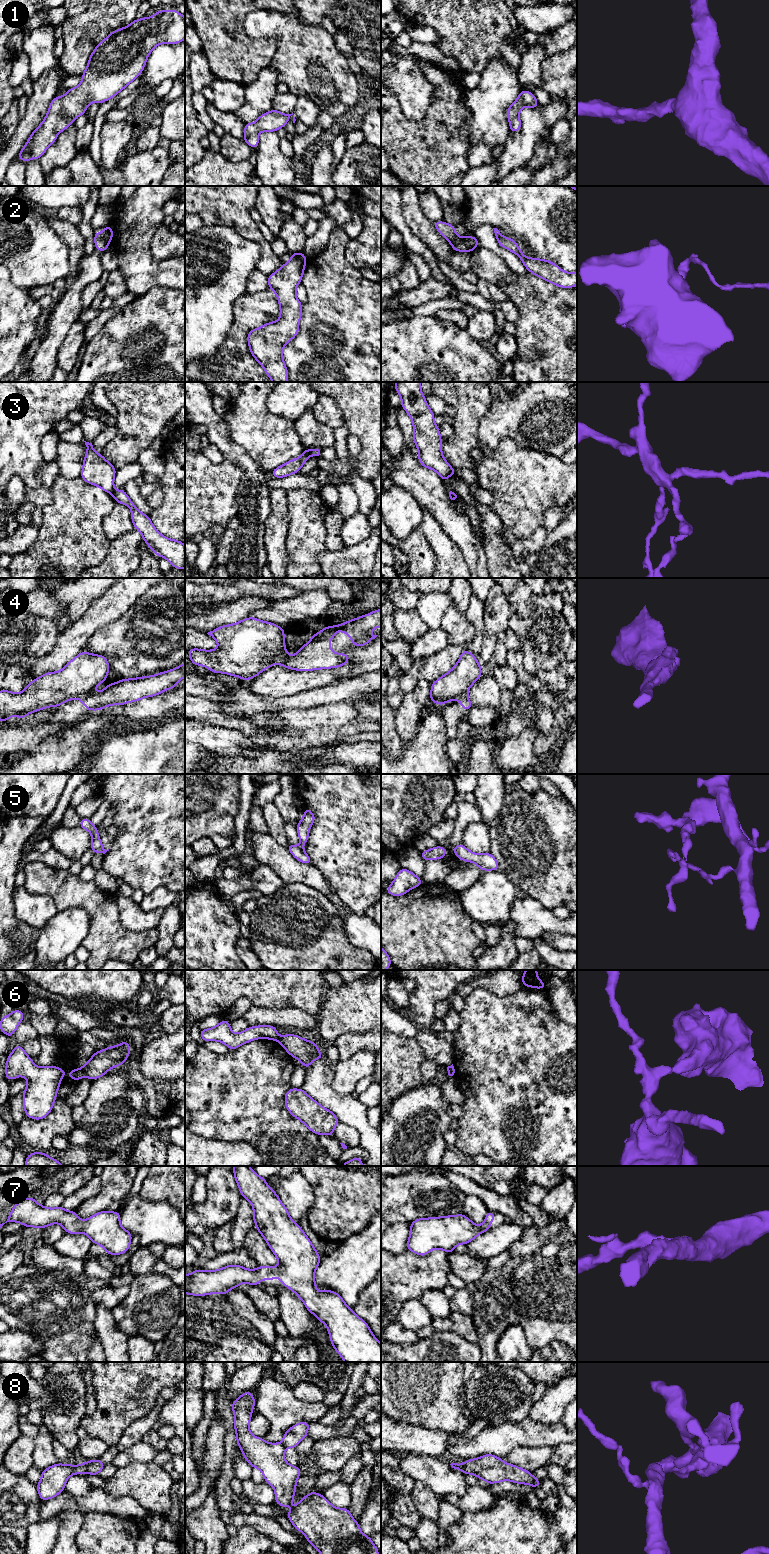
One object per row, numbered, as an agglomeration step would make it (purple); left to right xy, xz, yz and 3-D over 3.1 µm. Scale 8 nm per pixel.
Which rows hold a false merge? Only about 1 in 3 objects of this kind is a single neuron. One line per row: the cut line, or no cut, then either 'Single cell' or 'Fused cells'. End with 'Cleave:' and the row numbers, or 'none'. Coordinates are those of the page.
1: No split. Single cell
2: Split along xy (95, 237), (105, 239), (108, 242). Fused cells
3: Split along xz (309, 450), (310, 454). Fused cells
4: Split along xy (92, 691), (78, 698). Fused cells
5: Split along xz (299, 845), (303, 850). Fused cells
6: Split along xy (80, 1068), (84, 1075). Fused cells
7: No split. Single cell
8: Split along xy (86, 1462), (88, 1472). Fused cells
Cleave: 2, 3, 4, 5, 6, 8

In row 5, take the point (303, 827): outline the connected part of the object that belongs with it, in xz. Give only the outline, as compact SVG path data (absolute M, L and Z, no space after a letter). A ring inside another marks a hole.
M305 808L304 809L304 815L303 815L301 821L296 826L298 836L300 839L300 845L299 846L303 850L306 847L307 840L309 837L309 830L310 830L311 826L313 825L314 821L315 821L314 813L310 809Z

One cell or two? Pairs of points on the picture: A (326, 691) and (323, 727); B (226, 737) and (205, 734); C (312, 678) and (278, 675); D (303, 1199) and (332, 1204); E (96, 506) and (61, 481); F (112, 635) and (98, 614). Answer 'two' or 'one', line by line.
A: two
B: one
C: one
D: two
E: one
F: two

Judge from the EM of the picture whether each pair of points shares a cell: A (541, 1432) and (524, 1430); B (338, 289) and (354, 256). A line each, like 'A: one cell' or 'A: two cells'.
A: one cell
B: two cells

